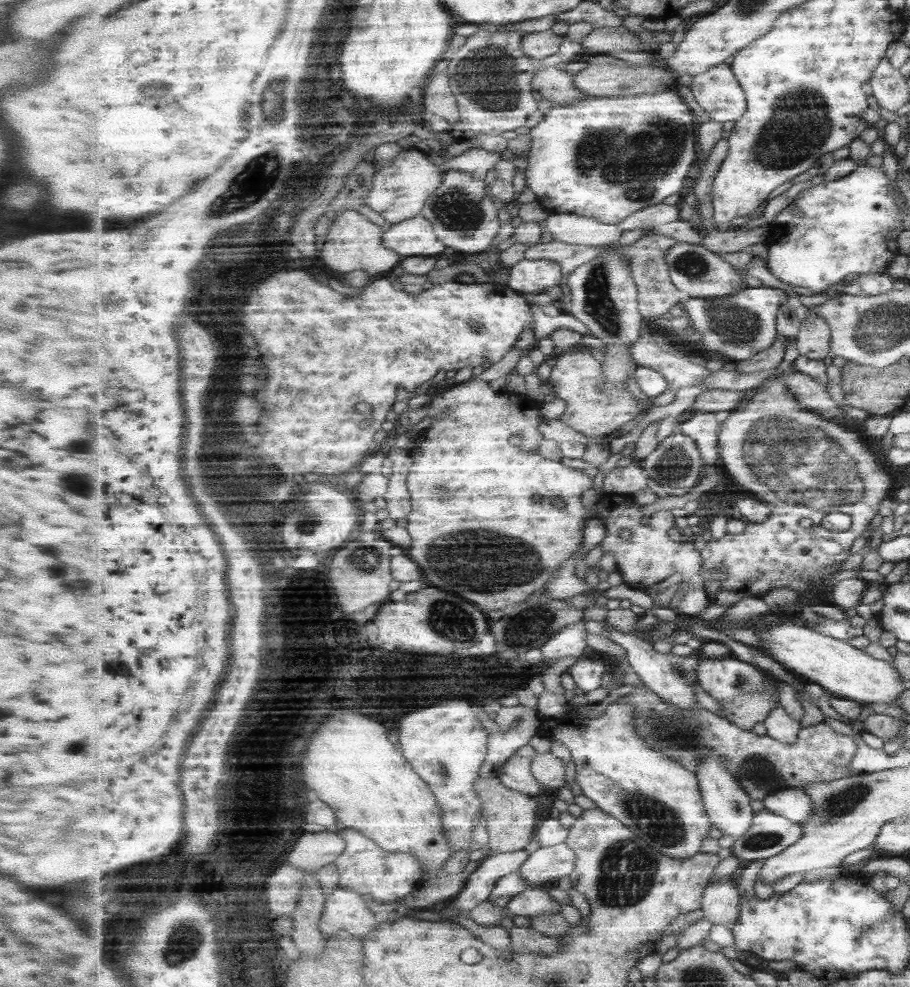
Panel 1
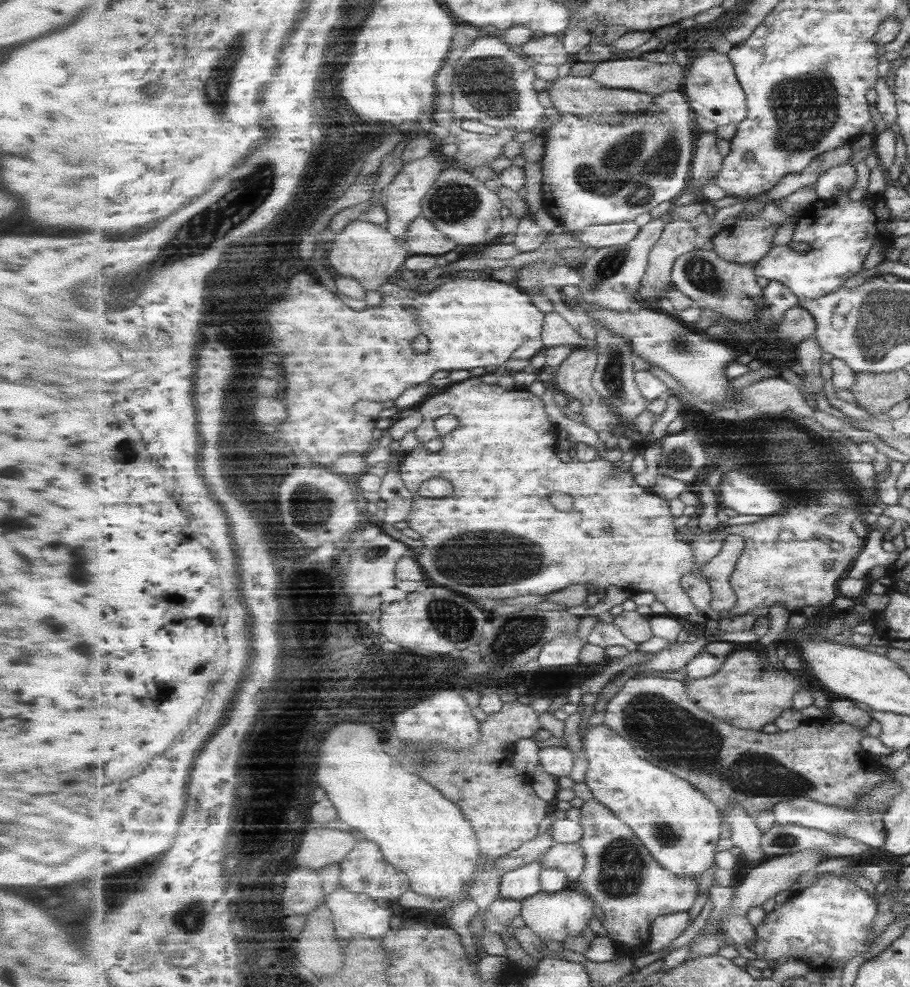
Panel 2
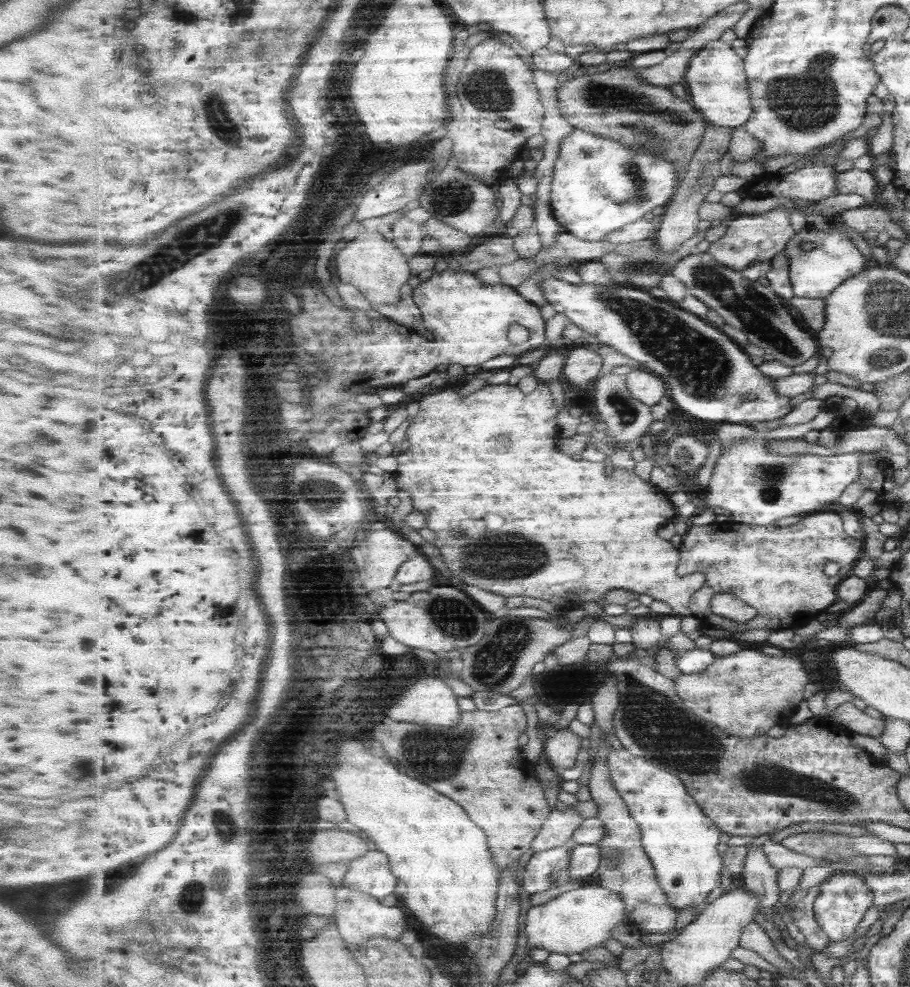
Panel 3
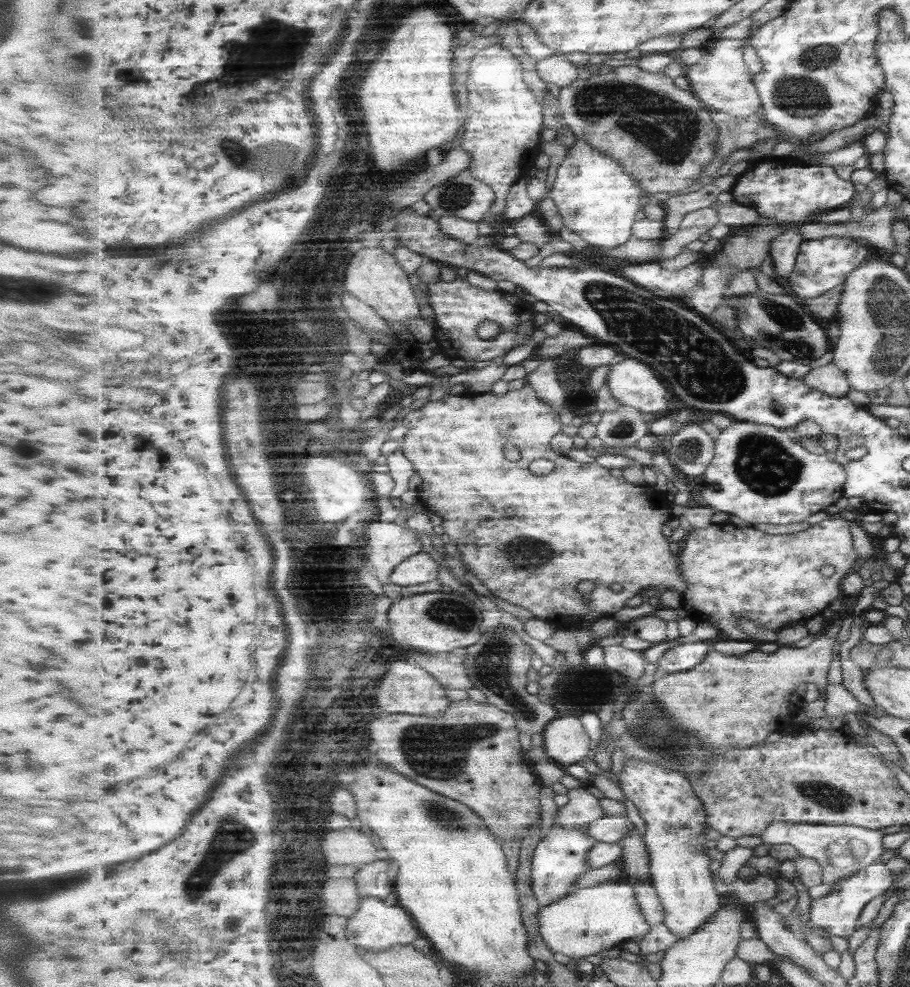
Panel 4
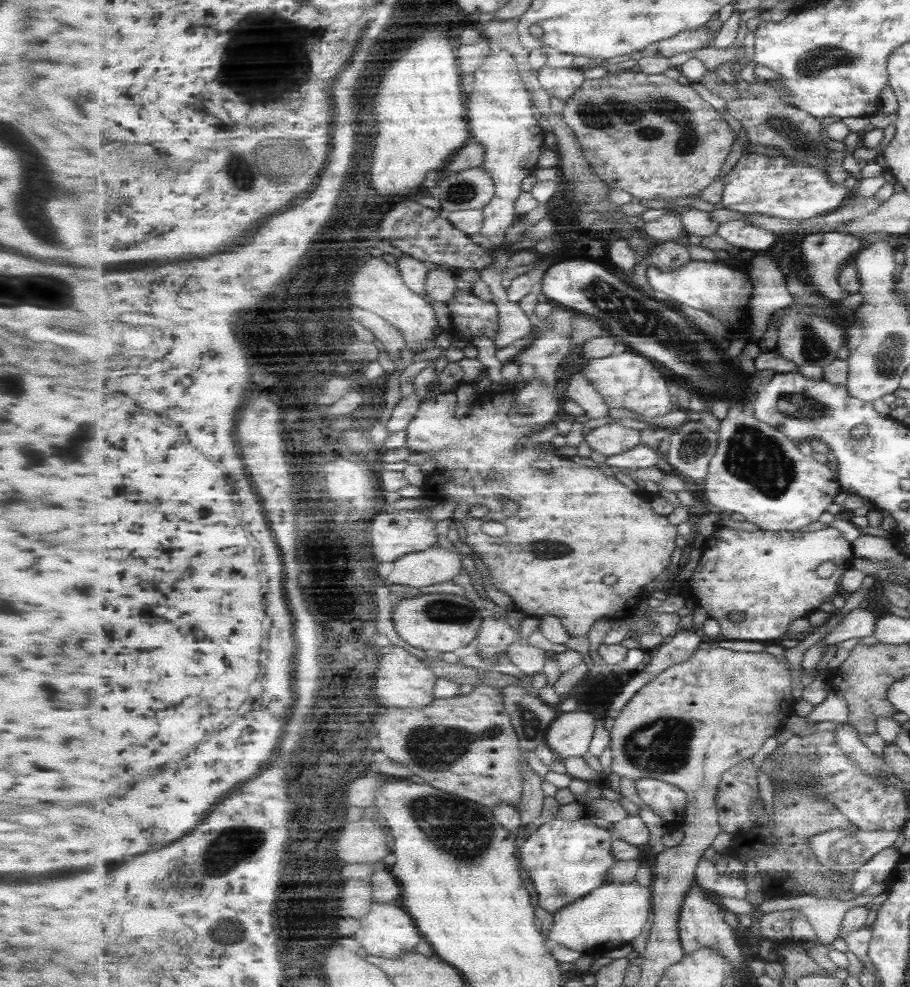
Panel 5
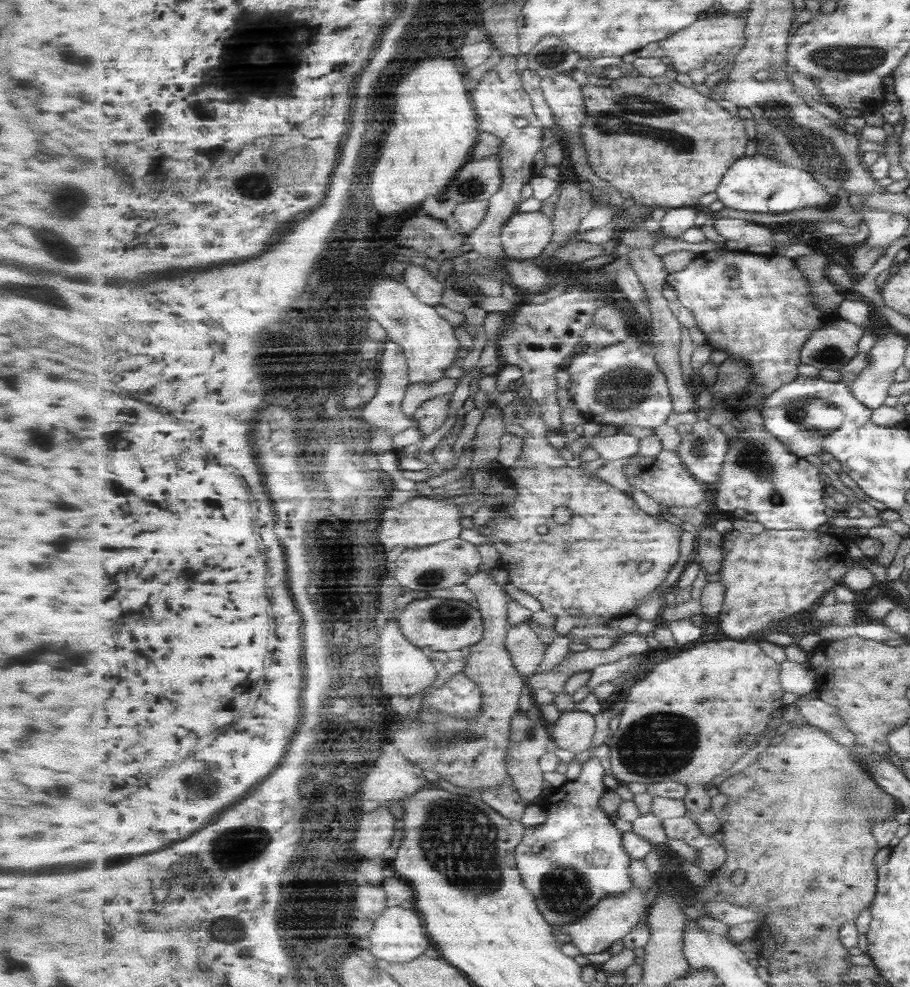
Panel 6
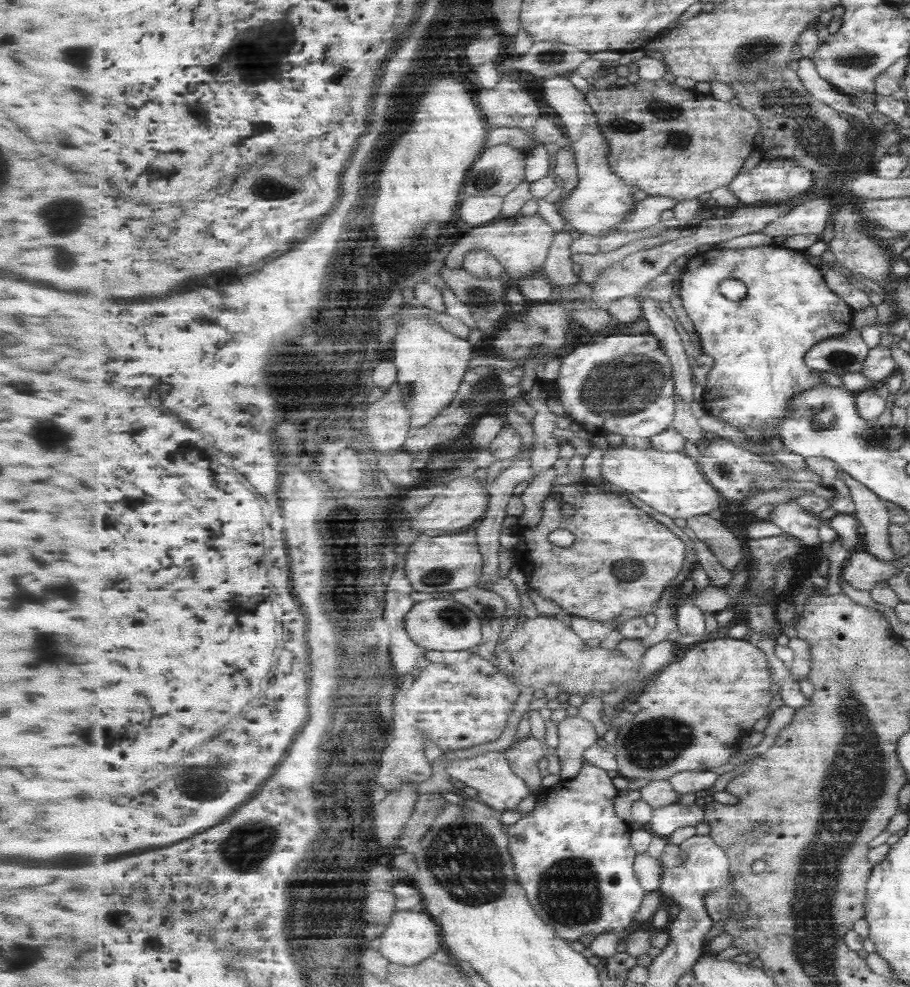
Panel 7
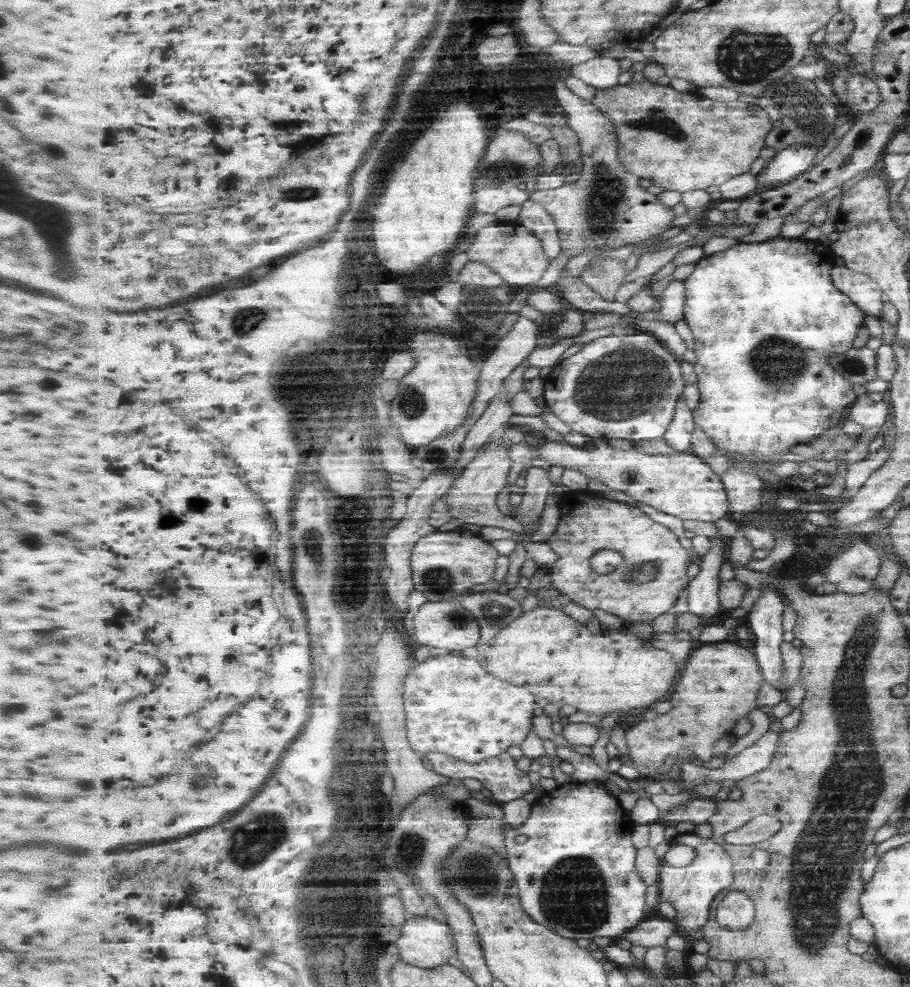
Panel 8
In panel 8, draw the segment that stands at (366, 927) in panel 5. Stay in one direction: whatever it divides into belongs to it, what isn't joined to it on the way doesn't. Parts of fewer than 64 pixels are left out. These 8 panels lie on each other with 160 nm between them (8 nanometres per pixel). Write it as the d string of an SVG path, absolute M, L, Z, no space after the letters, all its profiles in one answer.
M409 916L392 947L401 960L418 968L440 968L458 957L450 926L425 916Z

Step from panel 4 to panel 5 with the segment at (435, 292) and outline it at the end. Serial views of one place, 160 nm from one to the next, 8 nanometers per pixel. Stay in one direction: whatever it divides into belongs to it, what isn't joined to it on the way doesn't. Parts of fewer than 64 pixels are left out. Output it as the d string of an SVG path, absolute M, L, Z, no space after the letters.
M457 290L446 305L450 310L453 328L459 328L462 337L467 339L468 343L476 336L486 336L492 342L496 342L499 315L493 300L485 301L475 296L472 290Z

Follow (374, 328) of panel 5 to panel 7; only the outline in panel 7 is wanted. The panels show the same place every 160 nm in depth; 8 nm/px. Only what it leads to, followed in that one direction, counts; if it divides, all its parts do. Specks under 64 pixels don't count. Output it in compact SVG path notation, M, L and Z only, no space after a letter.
M396 382L386 391L386 395L381 399L371 404L369 410L367 410L367 424L365 426L369 427L369 436L373 438L373 446L379 454L383 456L393 456L395 452L401 452L403 446L405 446L405 440L407 440L407 434L411 422L411 413L407 410L405 406L402 392L400 386Z

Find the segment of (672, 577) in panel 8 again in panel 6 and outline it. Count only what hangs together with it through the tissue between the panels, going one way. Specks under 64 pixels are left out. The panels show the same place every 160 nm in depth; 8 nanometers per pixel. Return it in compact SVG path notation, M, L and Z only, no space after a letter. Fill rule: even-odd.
M522 456L516 460L514 466L503 467L496 465L495 475L502 477L507 484L517 492L517 499L513 503L505 506L498 506L496 512L498 512L497 518L489 522L486 526L483 526L483 531L479 532L482 535L488 535L492 539L492 546L497 550L499 554L499 566L507 570L509 574L509 582L514 586L521 589L525 593L531 595L538 600L542 605L542 610L553 614L556 618L556 624L554 626L556 633L560 636L567 636L573 628L591 628L597 626L604 626L612 619L621 617L623 615L629 615L633 610L637 610L639 605L656 592L657 588L663 584L663 580L667 578L667 574L673 570L673 566L677 564L681 550L679 550L679 542L681 542L682 530L679 526L671 524L671 522L663 522L663 520L657 520L653 516L649 516L647 512L643 512L637 504L633 501L633 498L617 488L603 482L603 480L597 477L597 474L589 475L583 473L580 469L565 467L559 469L551 469L550 466L539 466L532 464L532 466L524 466L522 464ZM567 506L567 510L575 512L573 514L573 520L571 524L557 524L553 520L553 512L559 507ZM539 526L549 526L549 534L539 534Z

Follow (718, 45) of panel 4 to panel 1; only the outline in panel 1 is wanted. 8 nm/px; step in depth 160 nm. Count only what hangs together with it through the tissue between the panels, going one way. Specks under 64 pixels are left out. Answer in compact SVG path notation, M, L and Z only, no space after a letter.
M719 64L693 77L694 99L717 122L737 122L748 107L745 91L729 64Z

